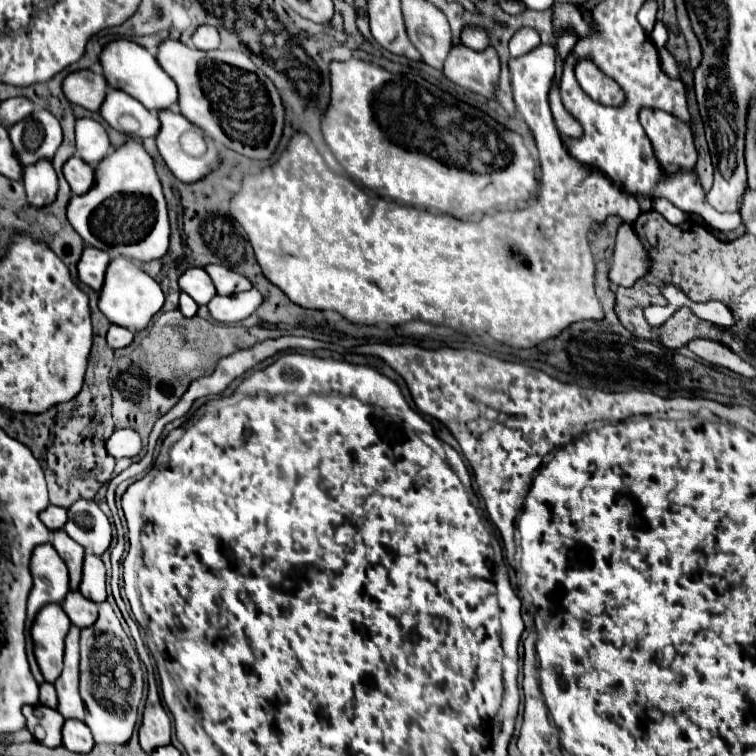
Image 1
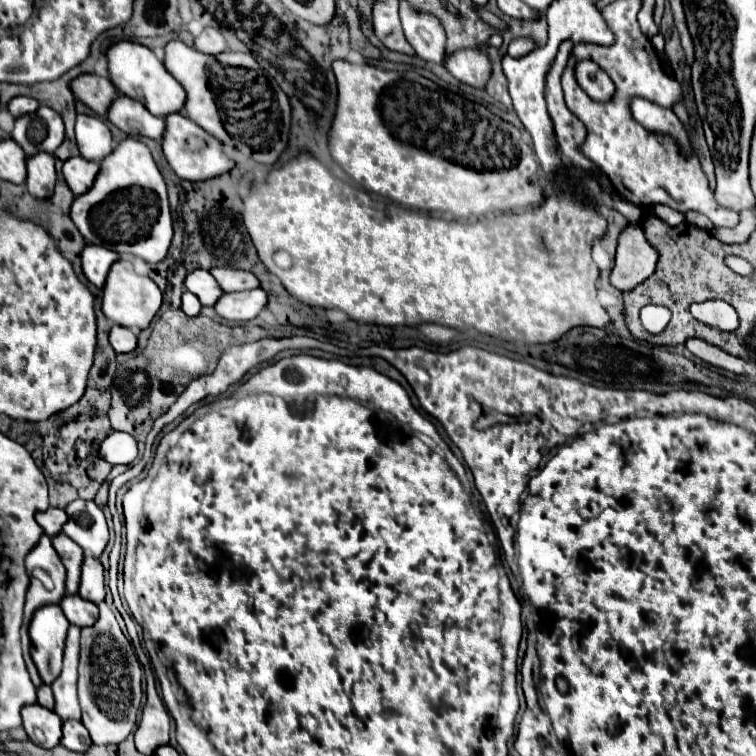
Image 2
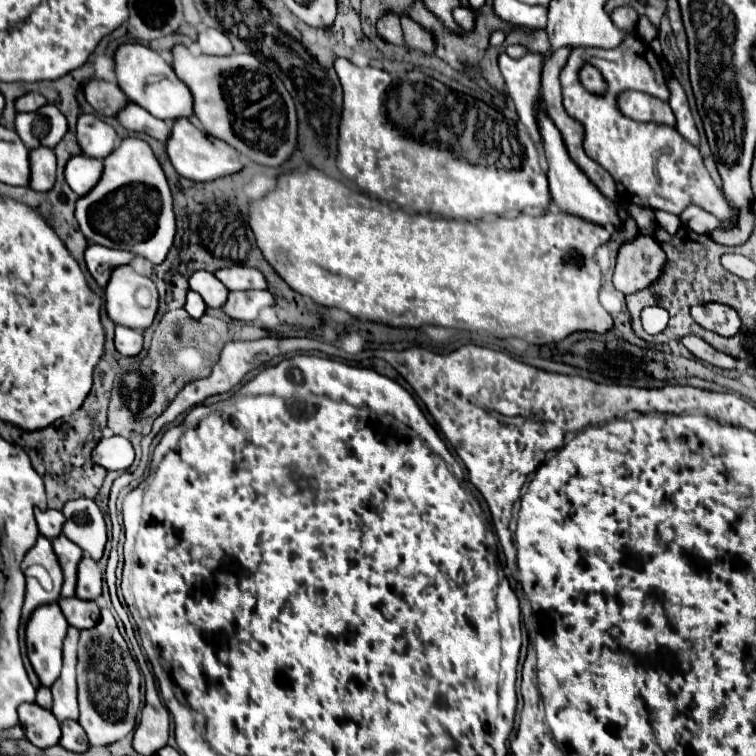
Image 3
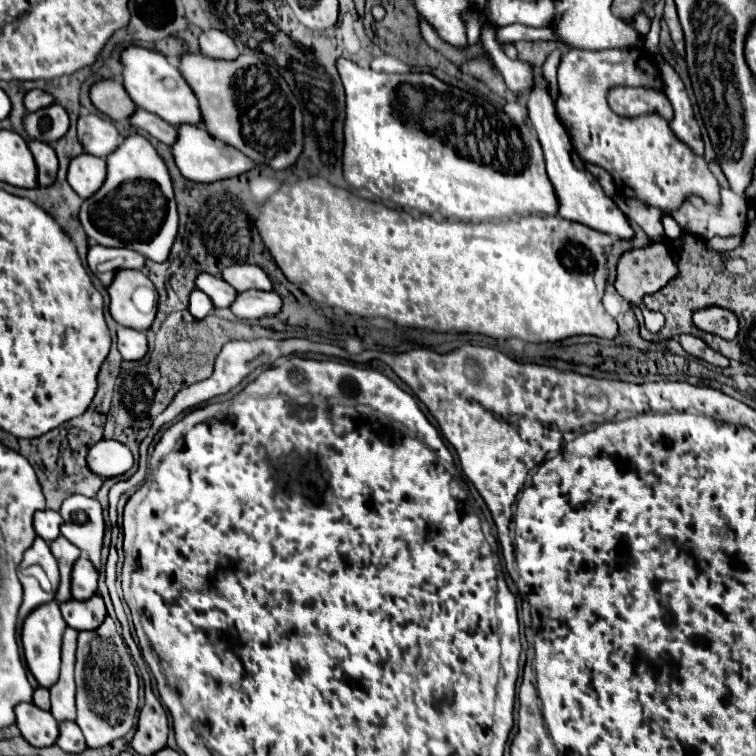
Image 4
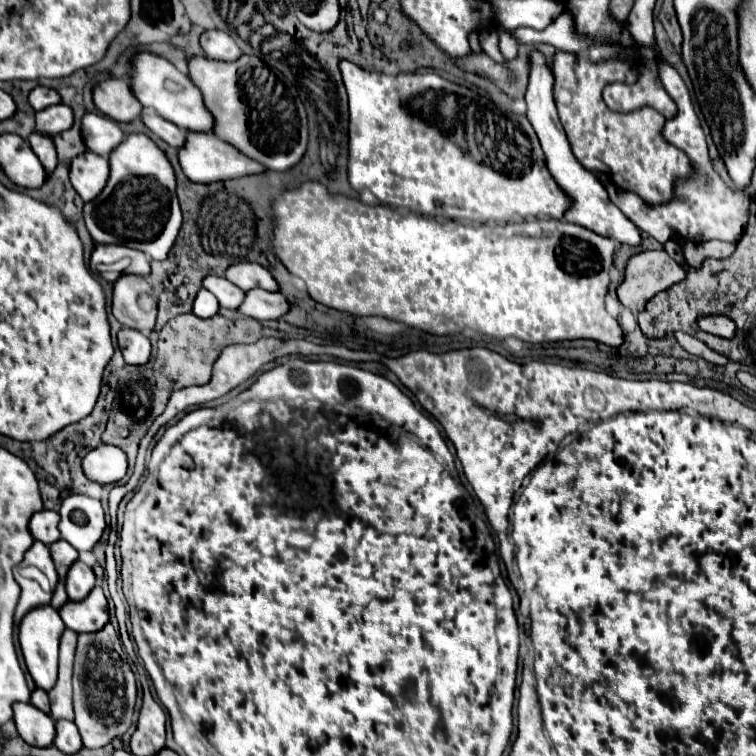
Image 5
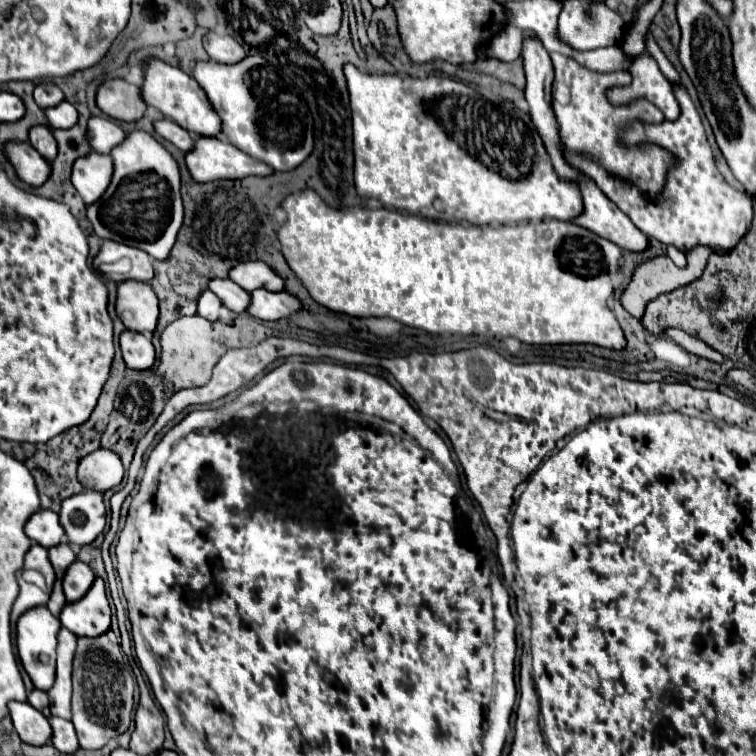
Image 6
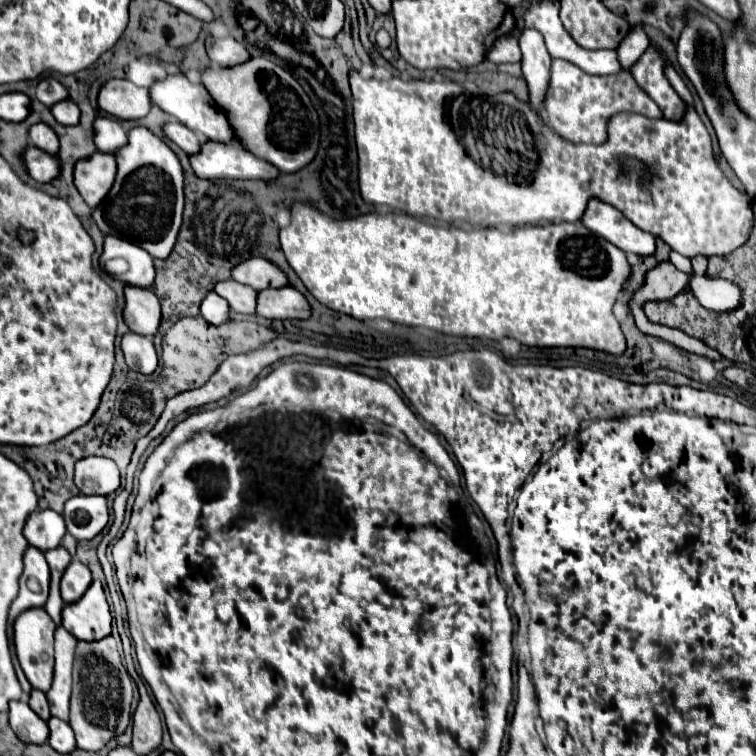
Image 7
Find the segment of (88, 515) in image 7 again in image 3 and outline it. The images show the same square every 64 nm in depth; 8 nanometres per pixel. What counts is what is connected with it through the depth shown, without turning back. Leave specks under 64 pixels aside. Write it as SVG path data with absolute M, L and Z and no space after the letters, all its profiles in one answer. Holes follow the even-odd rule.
M88 498L72 500L62 508L62 512L66 516L62 528L64 536L78 544L84 550L84 554L88 554L94 560L100 560L108 536L104 516L96 502Z

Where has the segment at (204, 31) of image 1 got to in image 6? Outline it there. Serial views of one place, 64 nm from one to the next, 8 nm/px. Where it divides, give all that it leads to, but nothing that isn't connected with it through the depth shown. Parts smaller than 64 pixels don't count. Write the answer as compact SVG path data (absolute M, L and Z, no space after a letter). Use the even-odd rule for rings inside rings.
M208 32L202 42L210 60L214 62L236 64L246 56L246 52L240 48L240 44L236 44L236 40L232 40L232 36L220 36L216 32Z

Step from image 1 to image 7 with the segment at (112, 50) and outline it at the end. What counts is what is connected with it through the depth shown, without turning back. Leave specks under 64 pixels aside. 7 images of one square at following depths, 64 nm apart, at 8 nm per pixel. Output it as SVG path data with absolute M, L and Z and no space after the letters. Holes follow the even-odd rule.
M182 72L168 74L164 80L154 80L154 84L148 88L148 96L150 96L152 104L156 104L168 116L174 116L186 128L192 128L192 132L202 134L202 138L206 138L206 140L230 142L234 138L224 112L220 112L218 106L214 108L214 100L208 94L208 90L202 84L192 84Z

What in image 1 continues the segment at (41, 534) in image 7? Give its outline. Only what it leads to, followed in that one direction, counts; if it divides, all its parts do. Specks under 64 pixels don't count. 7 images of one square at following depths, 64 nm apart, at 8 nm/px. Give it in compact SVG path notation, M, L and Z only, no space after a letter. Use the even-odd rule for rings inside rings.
M48 506L46 510L40 512L40 520L50 528L50 530L58 530L68 522L68 514L64 508L60 506Z

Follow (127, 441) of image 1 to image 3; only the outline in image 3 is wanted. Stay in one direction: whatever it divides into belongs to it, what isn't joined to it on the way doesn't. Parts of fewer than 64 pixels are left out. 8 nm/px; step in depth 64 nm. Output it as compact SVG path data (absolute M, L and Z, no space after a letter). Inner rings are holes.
M122 436L102 438L92 452L92 460L106 470L126 470L134 462L134 448L130 440Z

